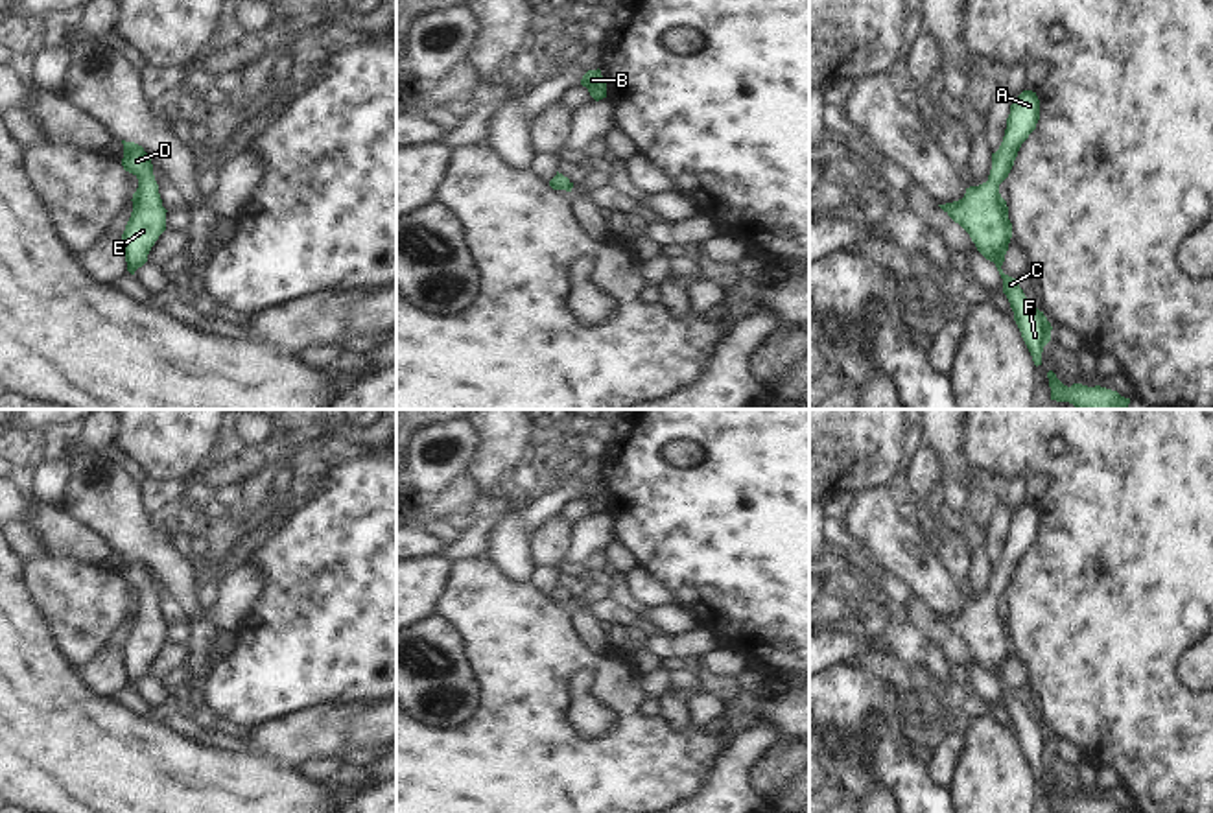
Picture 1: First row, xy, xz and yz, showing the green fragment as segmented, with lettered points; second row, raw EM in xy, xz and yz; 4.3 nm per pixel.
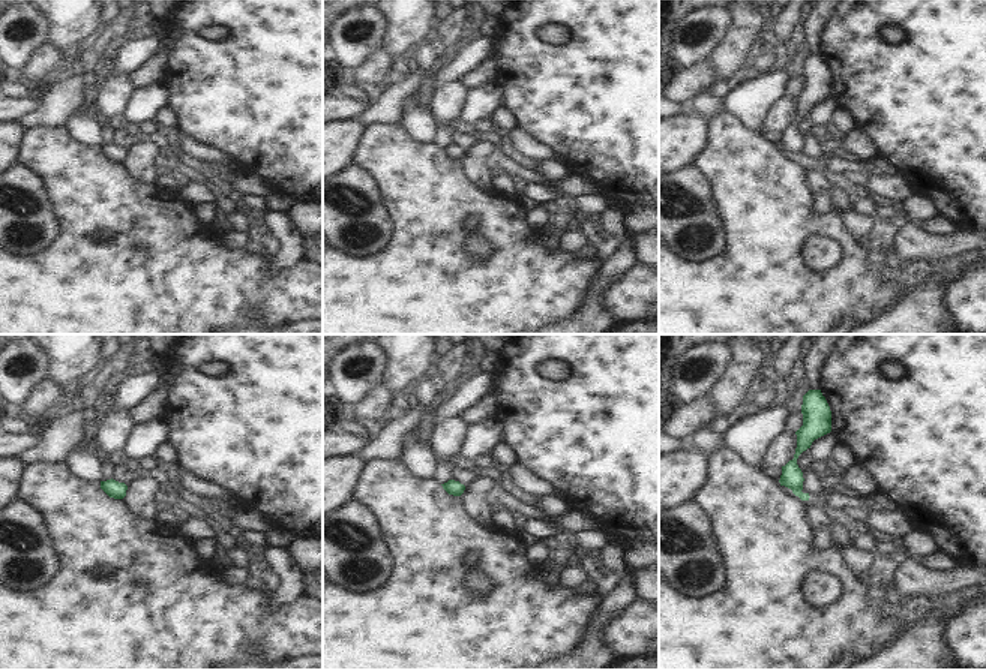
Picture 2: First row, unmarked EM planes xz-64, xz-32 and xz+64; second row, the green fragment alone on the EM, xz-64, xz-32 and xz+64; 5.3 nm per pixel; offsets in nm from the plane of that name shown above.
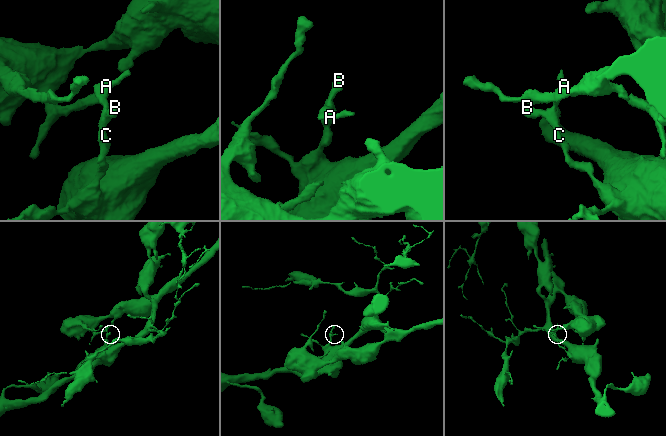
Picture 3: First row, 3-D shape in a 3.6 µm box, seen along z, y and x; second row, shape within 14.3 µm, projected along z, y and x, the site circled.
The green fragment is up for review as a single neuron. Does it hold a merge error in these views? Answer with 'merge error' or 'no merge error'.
no merge error

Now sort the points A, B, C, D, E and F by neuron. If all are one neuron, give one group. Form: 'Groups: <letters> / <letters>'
Groups: A B C D E F.

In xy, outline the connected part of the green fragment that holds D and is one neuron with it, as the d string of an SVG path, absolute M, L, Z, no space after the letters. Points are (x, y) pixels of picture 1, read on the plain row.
M124 557L122 579L138 592L133 607L133 625L122 647L127 684L135 688L147 675L147 667L159 649L166 643L166 621L153 588L153 577L142 559Z

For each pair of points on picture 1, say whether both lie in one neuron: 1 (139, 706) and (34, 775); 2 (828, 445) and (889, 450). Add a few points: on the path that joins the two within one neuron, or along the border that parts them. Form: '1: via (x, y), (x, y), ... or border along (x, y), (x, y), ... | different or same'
1: border along (113, 697), (122, 706), (150, 719) | different
2: via (843, 445), (859, 445), (865, 450), (874, 450) | same

